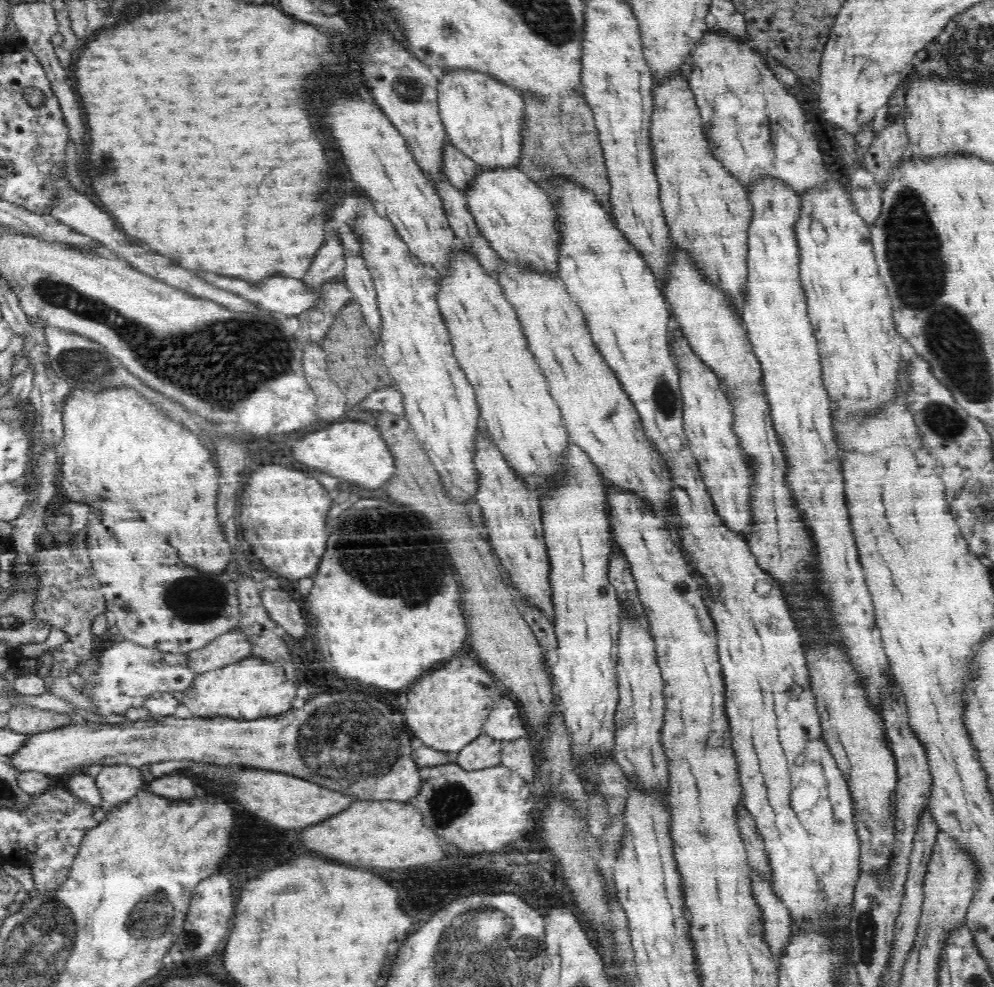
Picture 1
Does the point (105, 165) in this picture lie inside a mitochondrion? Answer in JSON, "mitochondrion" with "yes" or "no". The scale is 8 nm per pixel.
{"mitochondrion":"yes"}

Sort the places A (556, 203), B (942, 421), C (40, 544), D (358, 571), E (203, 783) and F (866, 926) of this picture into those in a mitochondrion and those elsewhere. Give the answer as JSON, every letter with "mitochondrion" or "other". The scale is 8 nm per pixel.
{"A":"other","B":"mitochondrion","C":"other","D":"mitochondrion","E":"other","F":"mitochondrion"}

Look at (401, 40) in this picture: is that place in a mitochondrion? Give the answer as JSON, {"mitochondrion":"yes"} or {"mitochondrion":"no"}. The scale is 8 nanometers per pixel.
{"mitochondrion":"no"}

